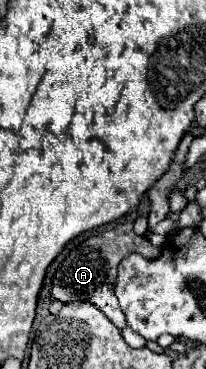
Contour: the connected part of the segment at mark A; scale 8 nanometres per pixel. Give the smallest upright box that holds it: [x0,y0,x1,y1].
[51,222,161,330]

